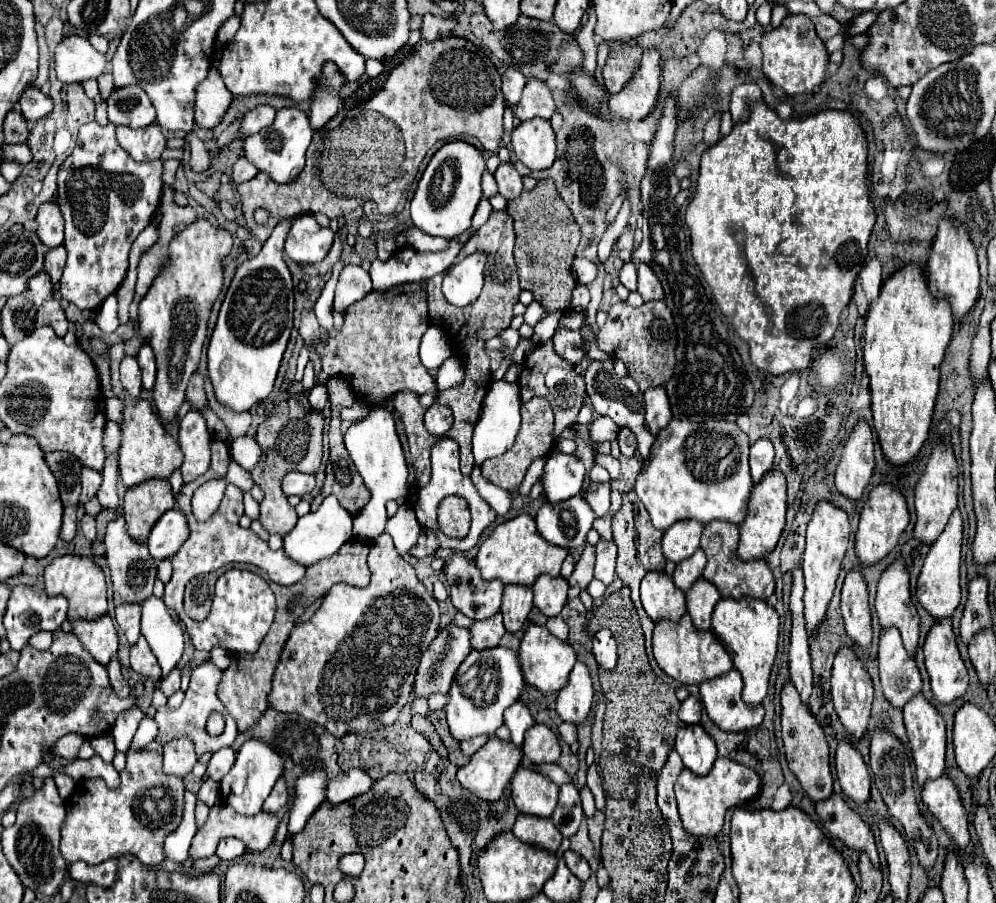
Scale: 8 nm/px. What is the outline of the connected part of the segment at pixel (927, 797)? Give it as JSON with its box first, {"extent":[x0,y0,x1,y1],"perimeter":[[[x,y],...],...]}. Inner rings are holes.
{"extent":[922,774,968,850],"perimeter":[[[942,774],[940,778],[928,782],[922,792],[922,802],[930,816],[934,816],[948,838],[952,840],[954,848],[964,850],[968,846],[968,818],[964,806],[960,802],[960,794],[956,786]]]}

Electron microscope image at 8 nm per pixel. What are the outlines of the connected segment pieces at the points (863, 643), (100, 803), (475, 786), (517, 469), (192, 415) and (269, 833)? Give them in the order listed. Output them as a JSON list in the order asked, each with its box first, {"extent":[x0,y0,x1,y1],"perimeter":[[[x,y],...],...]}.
[{"extent":[840,570,872,650],"perimeter":[[[858,570],[848,572],[842,588],[840,606],[842,606],[846,634],[858,648],[868,650],[872,640],[872,618],[870,618],[866,582]]]},{"extent":[62,750,184,866],"perimeter":[[[146,750],[128,752],[128,762],[120,778],[122,782],[116,790],[110,790],[102,778],[84,780],[66,800],[62,856],[68,864],[80,860],[100,864],[124,854],[136,856],[144,866],[156,866],[164,860],[164,836],[172,832],[182,818],[184,782],[164,776],[160,754]]]},{"extent":[458,738,522,802],"perimeter":[[[490,738],[472,760],[458,768],[458,782],[474,796],[494,802],[502,796],[522,760],[522,750],[512,742]]]},{"extent":[480,398,554,488],"perimeter":[[[532,398],[532,400],[524,402],[520,410],[522,410],[522,426],[520,426],[520,432],[516,436],[514,446],[508,452],[504,452],[502,456],[490,458],[488,462],[484,462],[480,466],[482,468],[482,476],[488,482],[492,482],[494,486],[500,486],[500,488],[516,488],[524,480],[524,474],[526,474],[528,466],[536,458],[548,456],[550,450],[552,450],[552,446],[554,446],[554,438],[552,438],[554,414],[552,414],[550,404],[544,398]]]},{"extent":[178,410,212,482],"perimeter":[[[190,410],[180,420],[180,436],[178,436],[178,444],[184,454],[184,462],[180,466],[184,482],[192,482],[208,470],[210,442],[212,442],[212,436],[206,428],[204,416],[196,410]]]},{"extent":[190,804,278,860],"perimeter":[[[216,804],[210,814],[206,824],[196,832],[192,846],[190,846],[190,860],[198,860],[198,858],[210,858],[212,854],[216,854],[216,840],[220,840],[222,836],[234,836],[238,840],[242,840],[246,844],[246,850],[250,852],[264,852],[276,834],[276,826],[278,826],[278,818],[274,814],[256,814],[256,816],[240,816],[236,814],[232,808],[224,806],[224,804]]]}]

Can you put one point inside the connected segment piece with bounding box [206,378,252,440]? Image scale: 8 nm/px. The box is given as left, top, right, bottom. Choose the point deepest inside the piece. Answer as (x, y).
(237, 424)

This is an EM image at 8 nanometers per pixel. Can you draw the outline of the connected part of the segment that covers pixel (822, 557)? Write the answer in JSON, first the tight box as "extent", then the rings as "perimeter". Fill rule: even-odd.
{"extent":[802,502,850,638],"perimeter":[[[818,502],[812,514],[812,520],[808,524],[808,530],[806,530],[806,550],[804,550],[804,562],[802,562],[802,572],[804,572],[804,582],[806,582],[804,612],[806,612],[806,630],[810,638],[816,636],[816,630],[824,622],[826,608],[834,596],[840,564],[848,548],[848,538],[850,538],[848,514],[830,502]]]}

